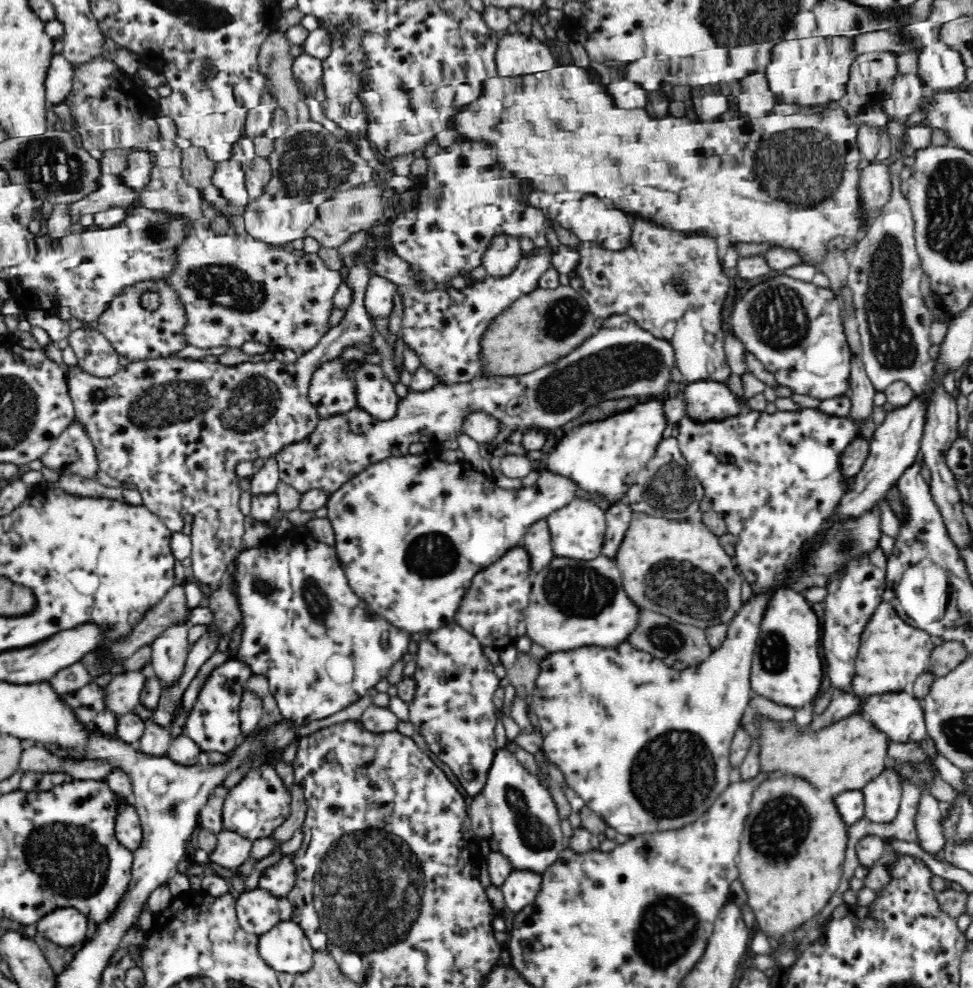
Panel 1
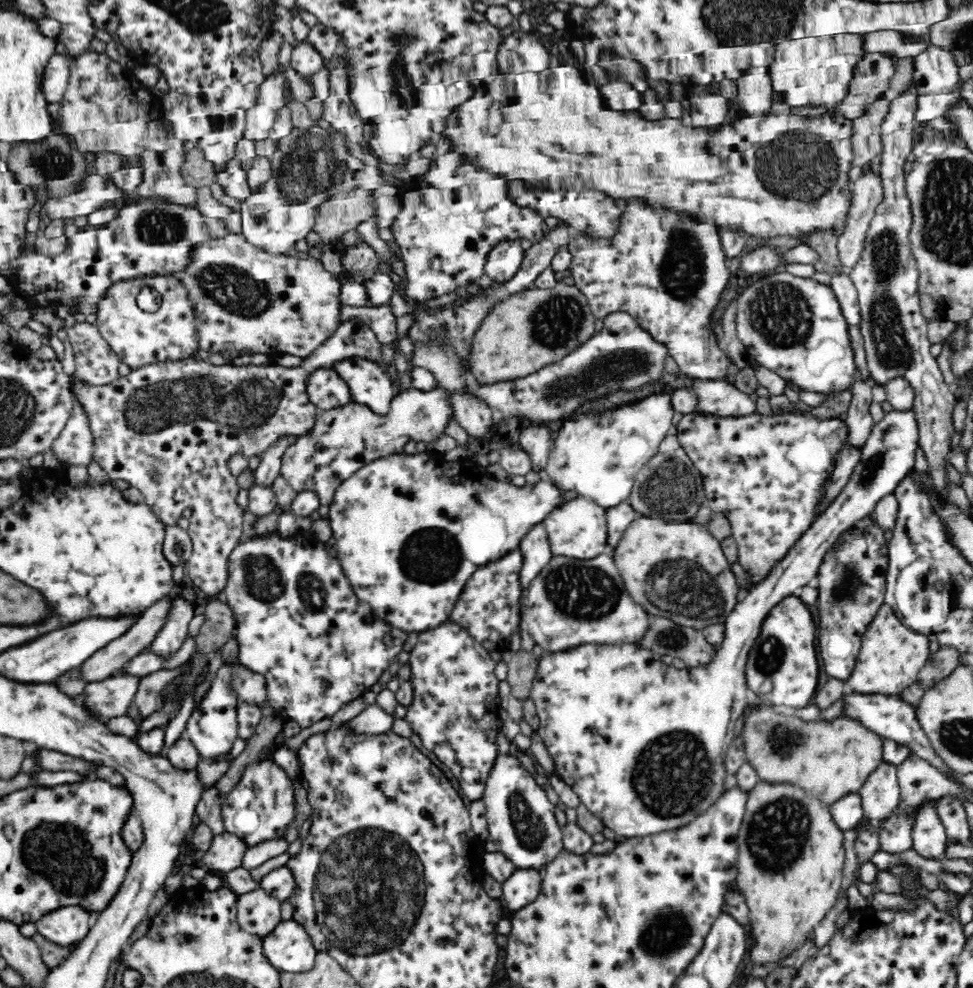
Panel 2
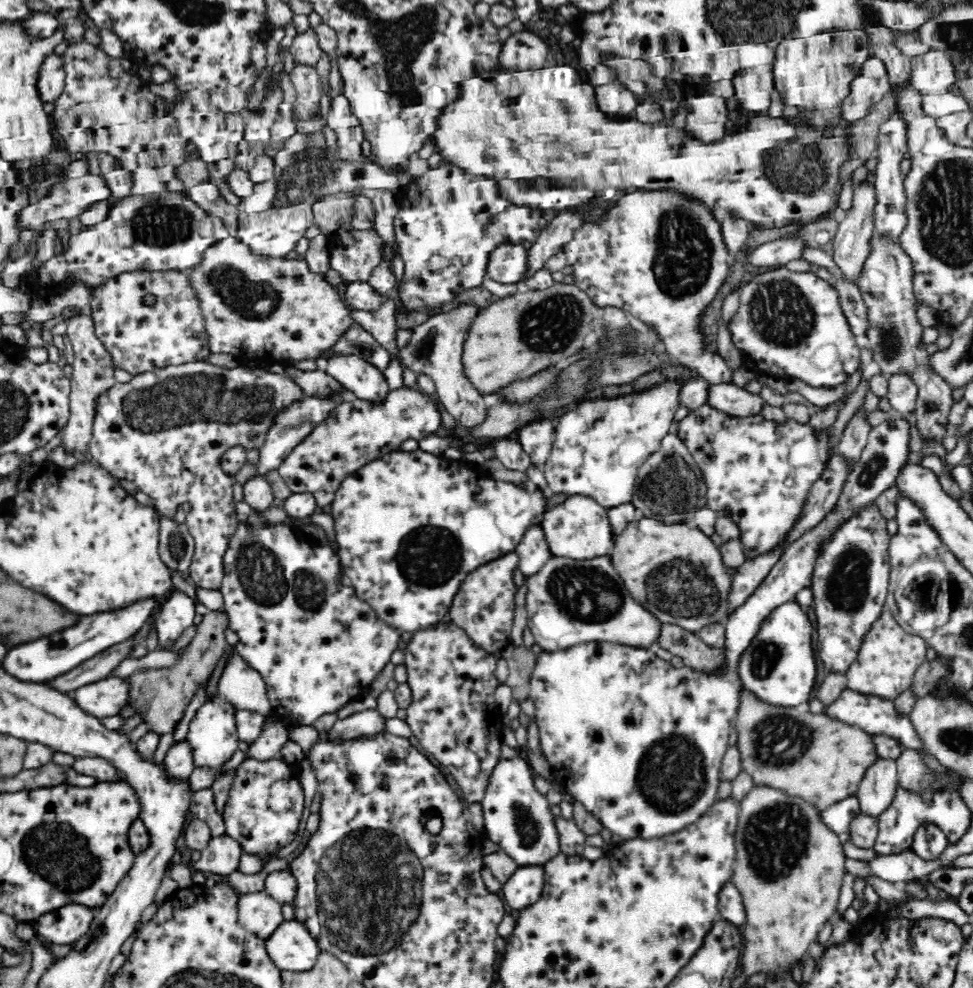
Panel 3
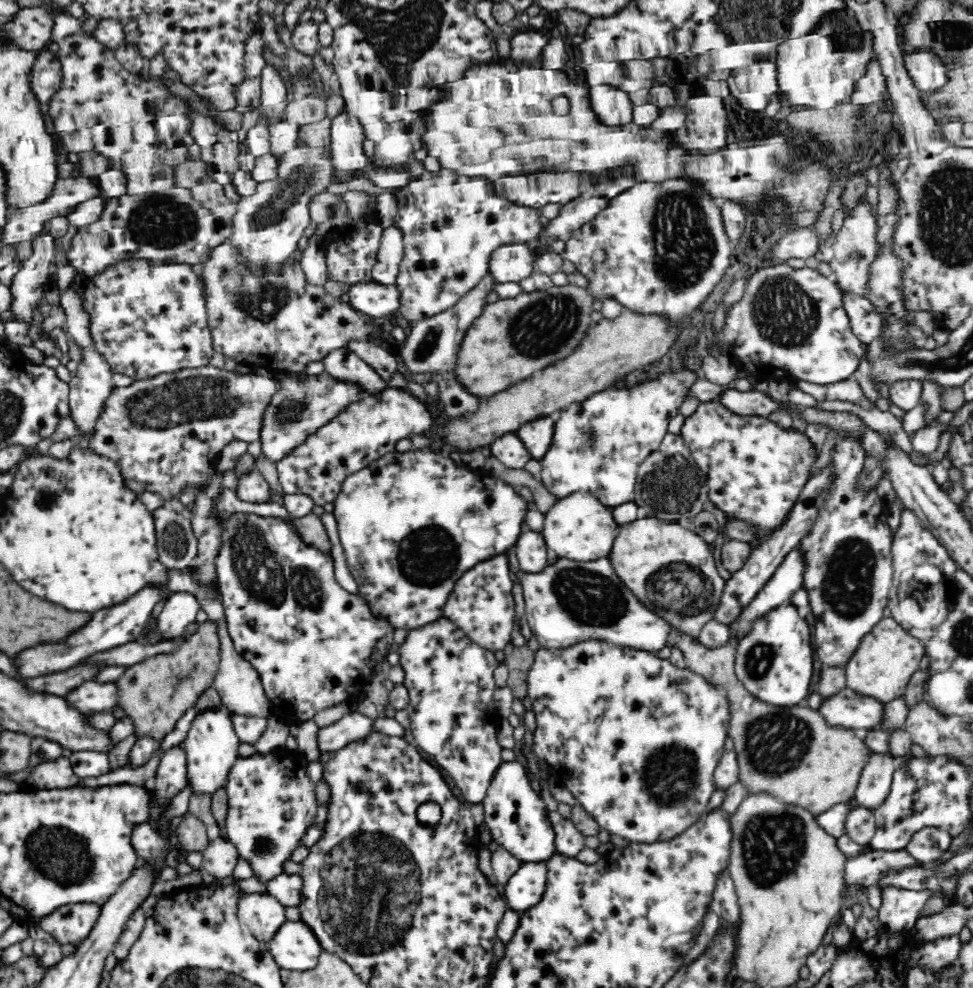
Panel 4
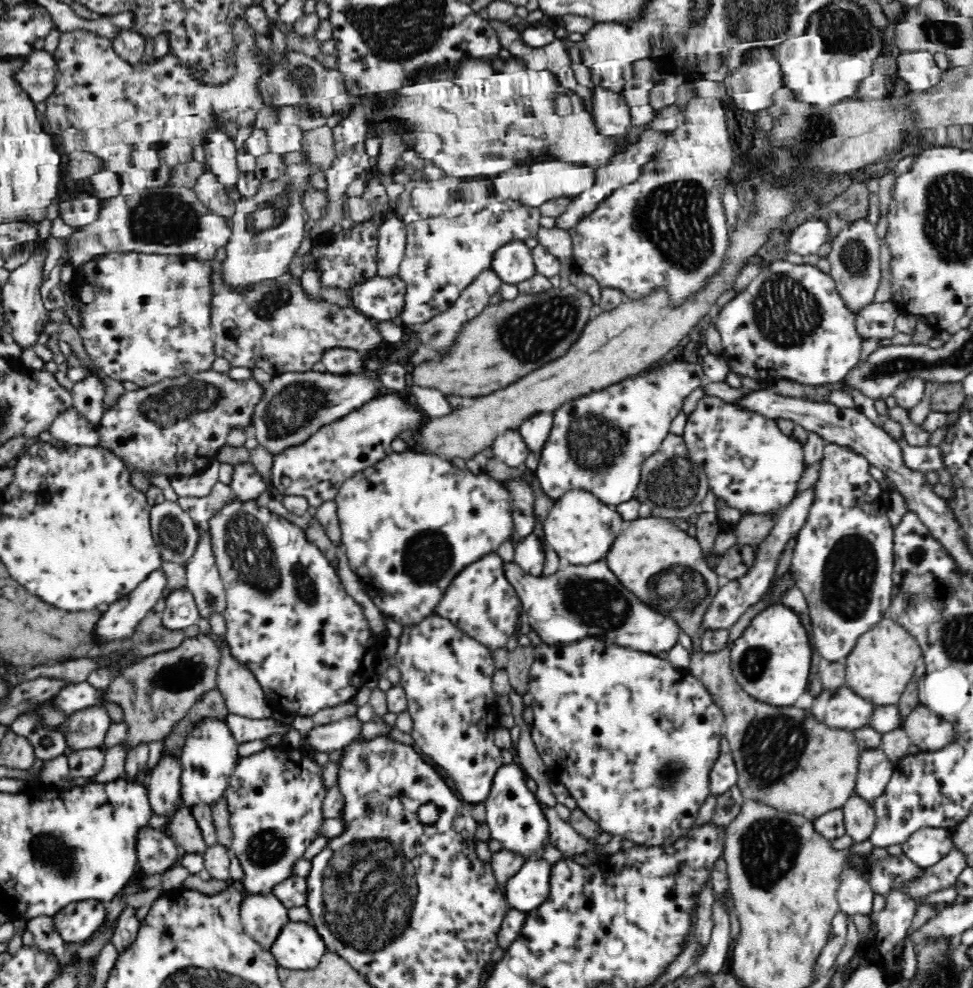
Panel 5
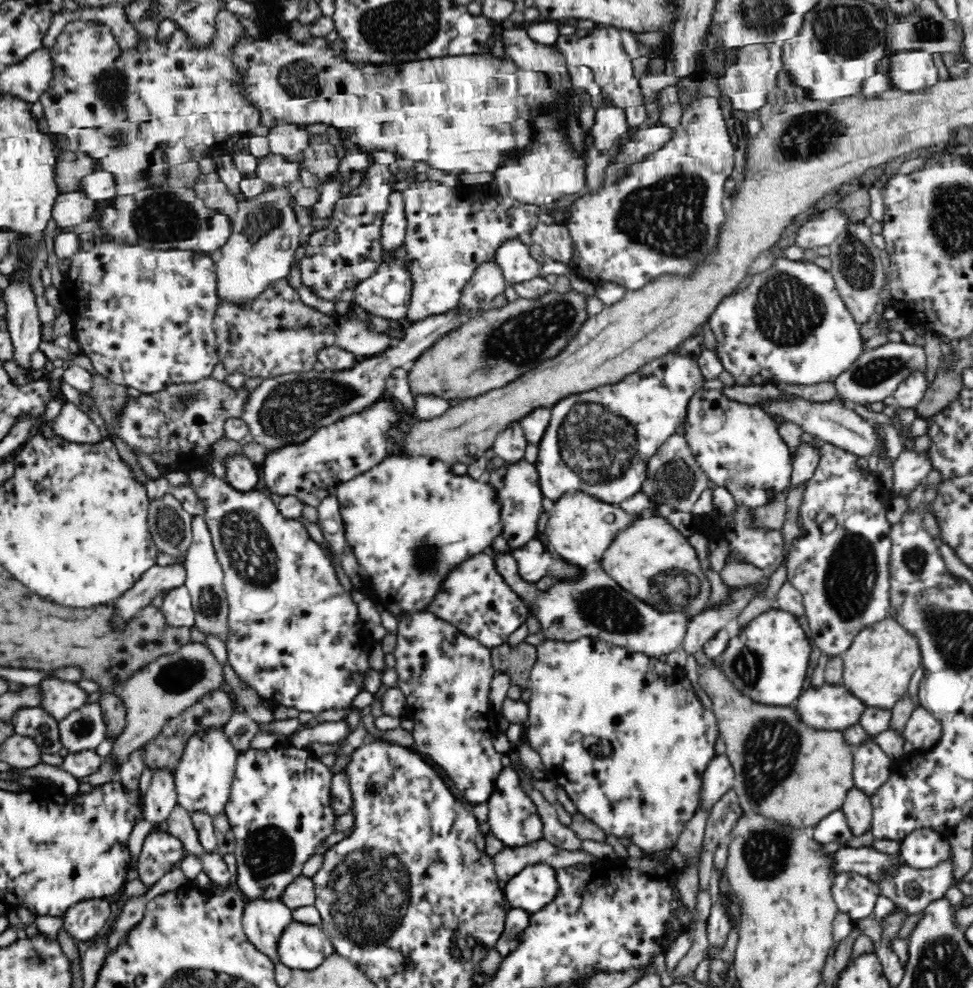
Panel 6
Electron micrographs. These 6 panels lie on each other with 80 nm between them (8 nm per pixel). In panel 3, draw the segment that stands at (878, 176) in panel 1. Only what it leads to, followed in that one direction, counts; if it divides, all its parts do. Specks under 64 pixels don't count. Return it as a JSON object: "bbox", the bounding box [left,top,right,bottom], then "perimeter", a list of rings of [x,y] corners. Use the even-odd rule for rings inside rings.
{"bbox":[833,180,877,281],"perimeter":[[[862,180],[853,187],[852,204],[846,210],[846,218],[840,222],[836,239],[833,243],[833,260],[838,268],[846,274],[846,279],[854,281],[858,278],[858,272],[862,270],[870,250],[870,238],[874,228],[874,210],[877,204],[876,187],[870,180]]]}

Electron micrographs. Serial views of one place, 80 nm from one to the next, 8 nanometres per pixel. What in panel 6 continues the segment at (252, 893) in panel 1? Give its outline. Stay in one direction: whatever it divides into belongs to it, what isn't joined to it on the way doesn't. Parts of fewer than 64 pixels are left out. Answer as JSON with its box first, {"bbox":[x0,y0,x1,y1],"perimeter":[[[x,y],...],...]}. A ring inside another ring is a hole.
{"bbox":[242,899,293,963],"perimeter":[[[247,899],[242,924],[256,948],[278,963],[277,942],[282,931],[293,921],[292,909],[280,899]]]}

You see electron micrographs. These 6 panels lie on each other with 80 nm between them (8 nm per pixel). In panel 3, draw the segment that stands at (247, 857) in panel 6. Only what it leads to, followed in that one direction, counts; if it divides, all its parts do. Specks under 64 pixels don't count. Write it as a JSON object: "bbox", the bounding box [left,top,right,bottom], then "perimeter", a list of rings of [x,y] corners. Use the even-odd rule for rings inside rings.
{"bbox":[222,758,305,858],"perimeter":[[[248,758],[235,769],[236,778],[222,817],[225,834],[238,840],[243,852],[266,858],[297,838],[305,808],[303,789],[298,779],[299,768],[299,763],[289,765],[282,759]]]}

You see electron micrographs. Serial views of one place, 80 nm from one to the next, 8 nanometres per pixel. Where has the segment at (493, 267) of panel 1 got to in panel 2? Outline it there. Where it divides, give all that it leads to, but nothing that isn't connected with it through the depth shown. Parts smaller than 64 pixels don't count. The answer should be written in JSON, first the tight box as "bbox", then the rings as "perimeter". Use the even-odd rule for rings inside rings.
{"bbox":[484,240,525,281],"perimeter":[[[502,240],[486,255],[484,273],[494,281],[510,280],[524,258],[525,250],[517,240]]]}

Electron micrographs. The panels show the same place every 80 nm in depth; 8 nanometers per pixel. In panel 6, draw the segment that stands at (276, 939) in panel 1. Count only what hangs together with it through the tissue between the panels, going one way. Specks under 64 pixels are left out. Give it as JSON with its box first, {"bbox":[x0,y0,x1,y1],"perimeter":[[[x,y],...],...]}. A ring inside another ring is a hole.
{"bbox":[277,920,334,970],"perimeter":[[[293,920],[277,942],[279,962],[292,970],[314,970],[334,949],[316,924]]]}

